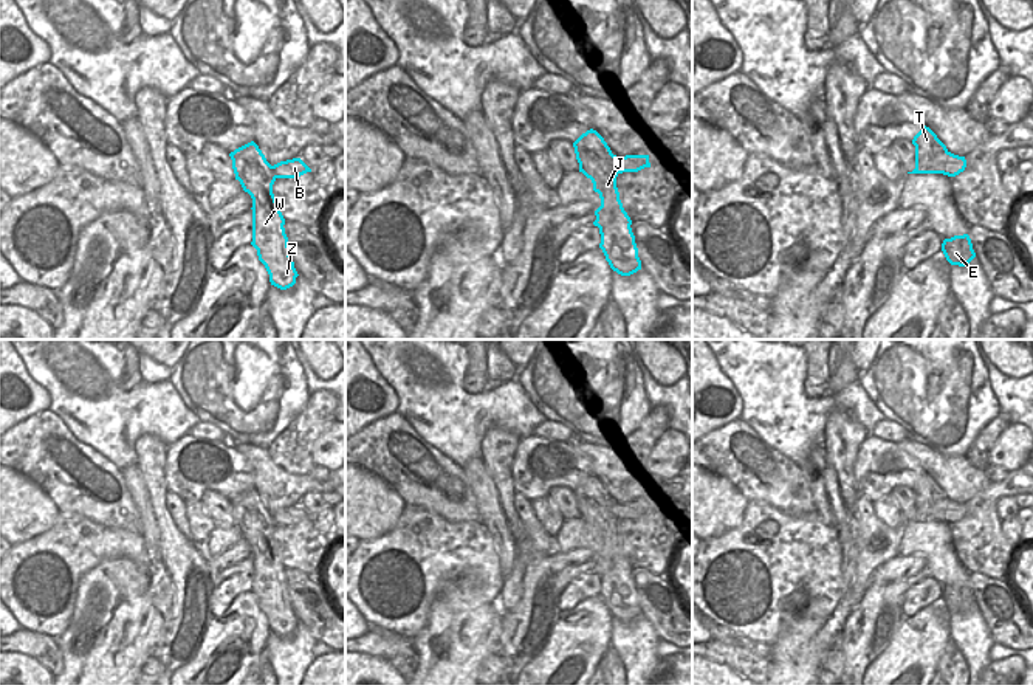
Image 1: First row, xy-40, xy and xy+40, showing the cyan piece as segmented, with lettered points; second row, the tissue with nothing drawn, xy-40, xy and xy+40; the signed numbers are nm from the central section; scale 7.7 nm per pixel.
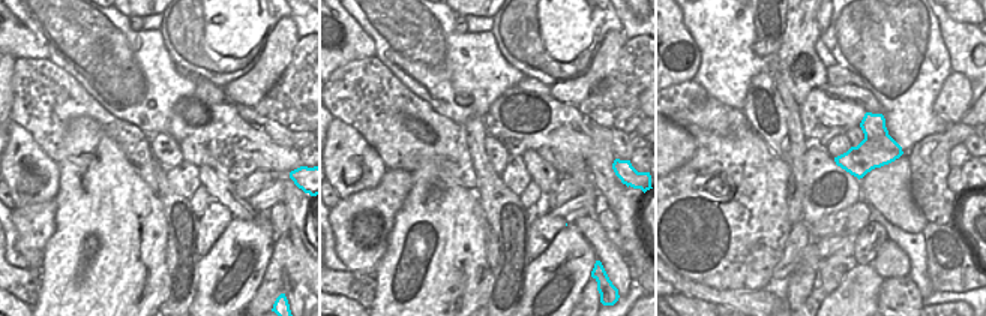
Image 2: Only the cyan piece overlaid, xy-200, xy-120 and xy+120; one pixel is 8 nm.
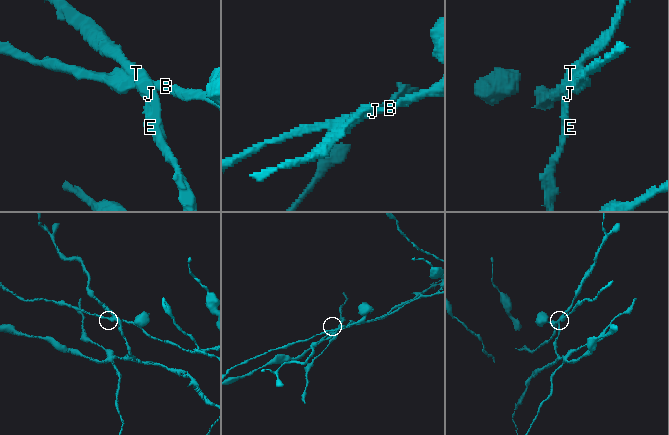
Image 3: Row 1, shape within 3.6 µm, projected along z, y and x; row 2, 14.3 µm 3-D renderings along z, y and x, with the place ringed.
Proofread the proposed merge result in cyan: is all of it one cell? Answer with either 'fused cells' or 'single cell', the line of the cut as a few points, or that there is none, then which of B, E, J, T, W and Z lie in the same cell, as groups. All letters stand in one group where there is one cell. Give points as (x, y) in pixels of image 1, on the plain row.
fused cells; cut xy-40 (257, 515), (262, 523), (273, 519), (277, 524); groups B / E J T W Z

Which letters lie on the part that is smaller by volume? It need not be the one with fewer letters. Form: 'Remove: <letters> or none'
Remove: B

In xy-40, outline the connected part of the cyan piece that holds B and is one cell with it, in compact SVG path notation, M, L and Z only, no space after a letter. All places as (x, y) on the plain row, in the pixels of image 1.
M300 505L280 508L274 513L265 508L259 515L259 521L262 524L269 524L273 519L276 521L277 525L297 525L307 519L311 519L311 516Z

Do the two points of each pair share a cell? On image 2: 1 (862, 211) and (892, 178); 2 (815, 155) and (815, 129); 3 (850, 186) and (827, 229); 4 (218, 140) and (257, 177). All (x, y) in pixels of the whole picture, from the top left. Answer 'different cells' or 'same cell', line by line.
1: different cells
2: different cells
3: different cells
4: different cells

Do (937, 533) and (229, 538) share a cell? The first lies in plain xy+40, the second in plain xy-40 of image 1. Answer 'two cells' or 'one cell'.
one cell

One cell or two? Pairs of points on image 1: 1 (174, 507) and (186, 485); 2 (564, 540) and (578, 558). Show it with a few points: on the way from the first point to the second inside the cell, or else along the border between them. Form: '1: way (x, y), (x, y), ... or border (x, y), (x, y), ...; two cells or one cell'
1: border (169, 490), (186, 502); two cells
2: border (593, 554), (587, 549), (572, 549), (549, 557); two cells

